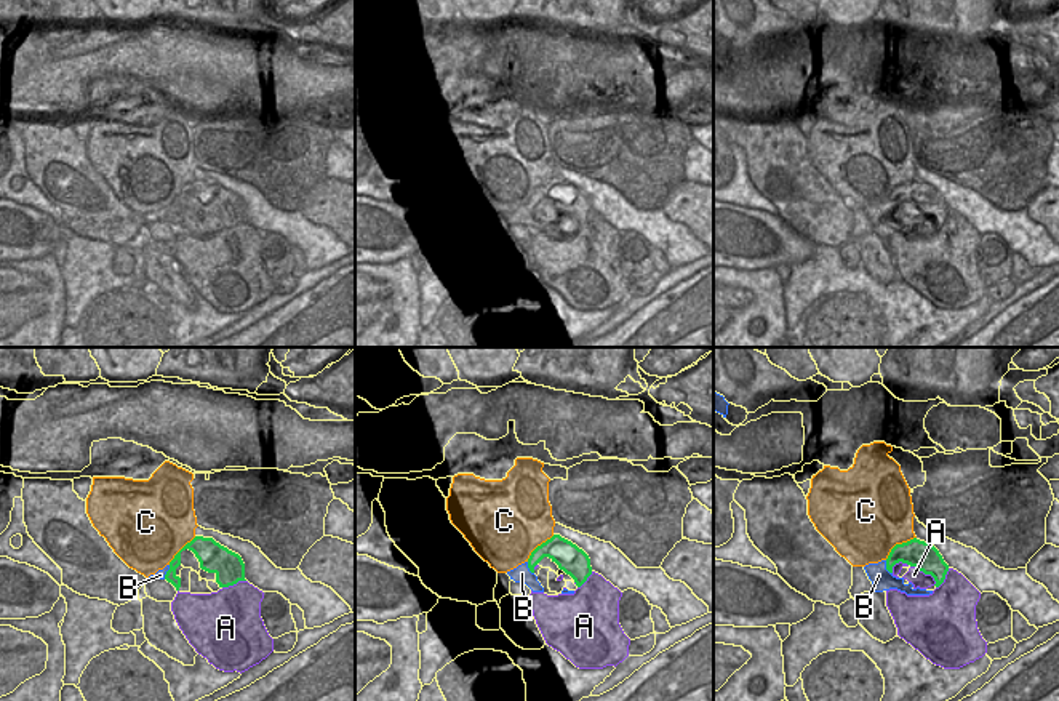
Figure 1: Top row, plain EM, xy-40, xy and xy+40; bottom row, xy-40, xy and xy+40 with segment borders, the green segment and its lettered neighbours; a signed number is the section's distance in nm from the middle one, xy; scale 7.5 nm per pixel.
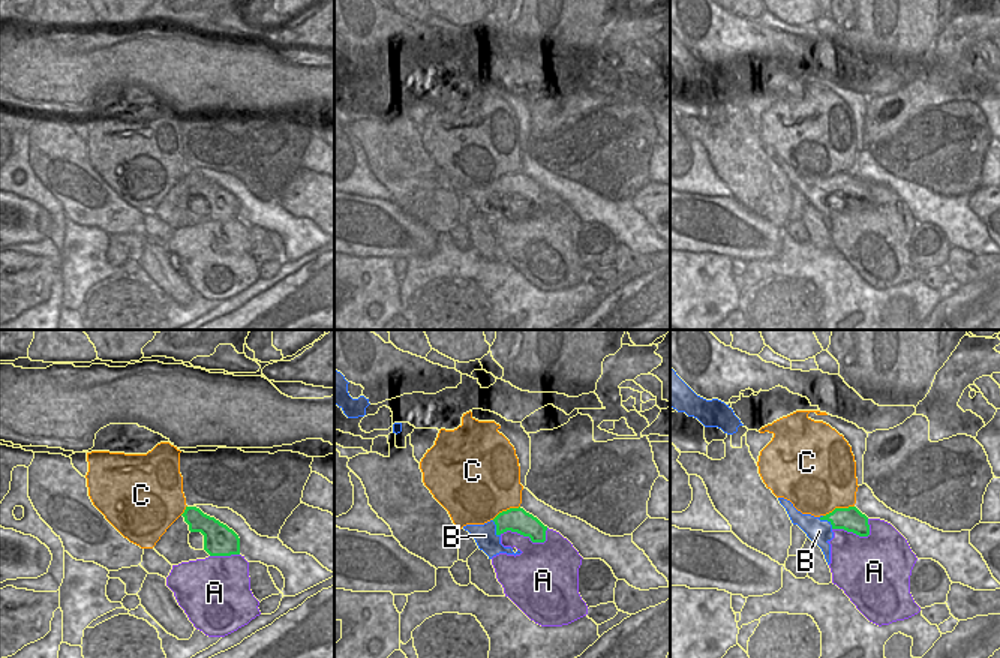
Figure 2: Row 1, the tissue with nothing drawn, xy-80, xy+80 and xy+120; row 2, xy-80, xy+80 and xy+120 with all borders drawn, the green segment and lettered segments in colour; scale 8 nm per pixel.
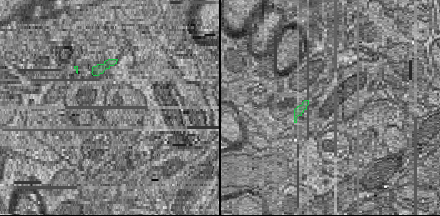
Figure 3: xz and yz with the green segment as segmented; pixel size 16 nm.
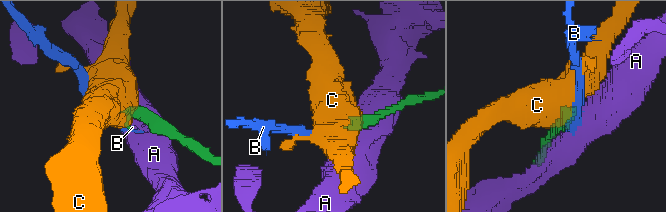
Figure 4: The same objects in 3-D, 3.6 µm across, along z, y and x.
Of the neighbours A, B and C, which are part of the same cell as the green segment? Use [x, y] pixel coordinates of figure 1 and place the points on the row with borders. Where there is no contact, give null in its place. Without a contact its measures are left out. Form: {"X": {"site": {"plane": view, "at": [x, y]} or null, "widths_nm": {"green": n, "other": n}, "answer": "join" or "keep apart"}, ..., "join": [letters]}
{"A": {"site": {"plane": "xy+40", "at": [935, 580]}, "widths_nm": {"green": 200, "other": 120}, "answer": "keep apart"}, "B": {"site": {"plane": "xy+40", "at": [887, 567]}, "widths_nm": {"green": 200, "other": 160}, "answer": "join"}, "C": {"site": {"plane": "xy+40", "at": [898, 544]}, "widths_nm": {"green": 200, "other": 480}, "answer": "keep apart"}, "join": ["B"]}

